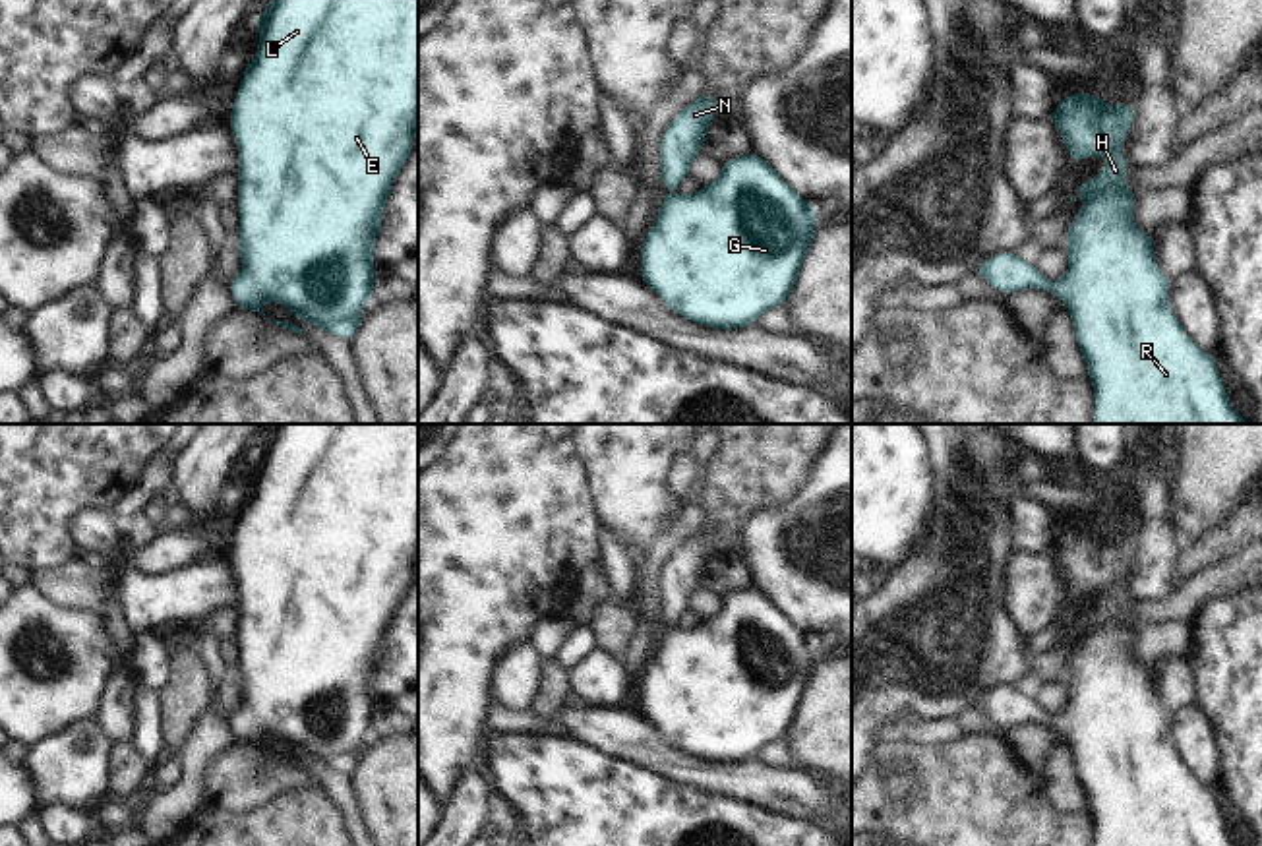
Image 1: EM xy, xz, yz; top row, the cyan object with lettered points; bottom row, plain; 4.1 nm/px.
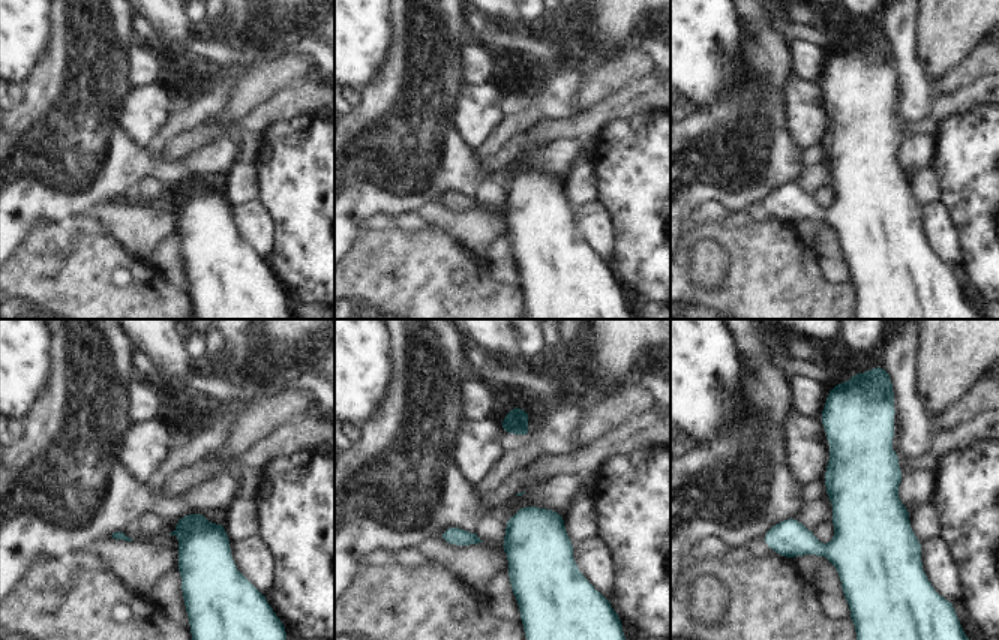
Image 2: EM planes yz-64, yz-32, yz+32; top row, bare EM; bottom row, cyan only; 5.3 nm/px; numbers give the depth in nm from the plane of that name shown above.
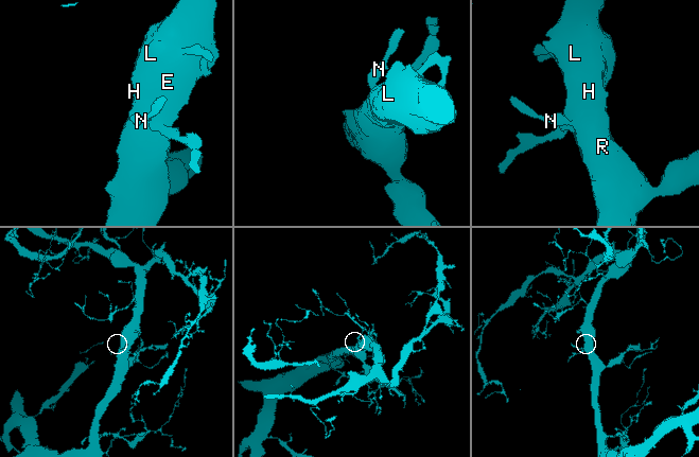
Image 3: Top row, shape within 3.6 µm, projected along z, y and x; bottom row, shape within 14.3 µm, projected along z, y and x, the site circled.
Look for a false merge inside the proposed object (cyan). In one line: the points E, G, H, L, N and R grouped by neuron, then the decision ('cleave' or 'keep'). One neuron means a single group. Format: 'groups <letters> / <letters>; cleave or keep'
groups E G H L N R; keep

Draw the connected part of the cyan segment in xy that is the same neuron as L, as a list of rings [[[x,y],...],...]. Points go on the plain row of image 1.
[[[275,424],[263,449],[257,453],[259,480],[244,503],[228,559],[234,565],[240,598],[238,598],[238,641],[240,647],[240,680],[242,707],[228,714],[232,732],[238,741],[257,745],[265,751],[261,740],[267,734],[279,734],[298,751],[317,761],[352,774],[358,765],[358,749],[370,736],[374,724],[376,699],[372,680],[383,656],[383,641],[397,608],[412,585],[414,567],[418,565],[418,424]]]

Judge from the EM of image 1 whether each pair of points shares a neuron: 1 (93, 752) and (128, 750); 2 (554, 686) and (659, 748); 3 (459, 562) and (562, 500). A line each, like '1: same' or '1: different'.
1: different
2: different
3: same

